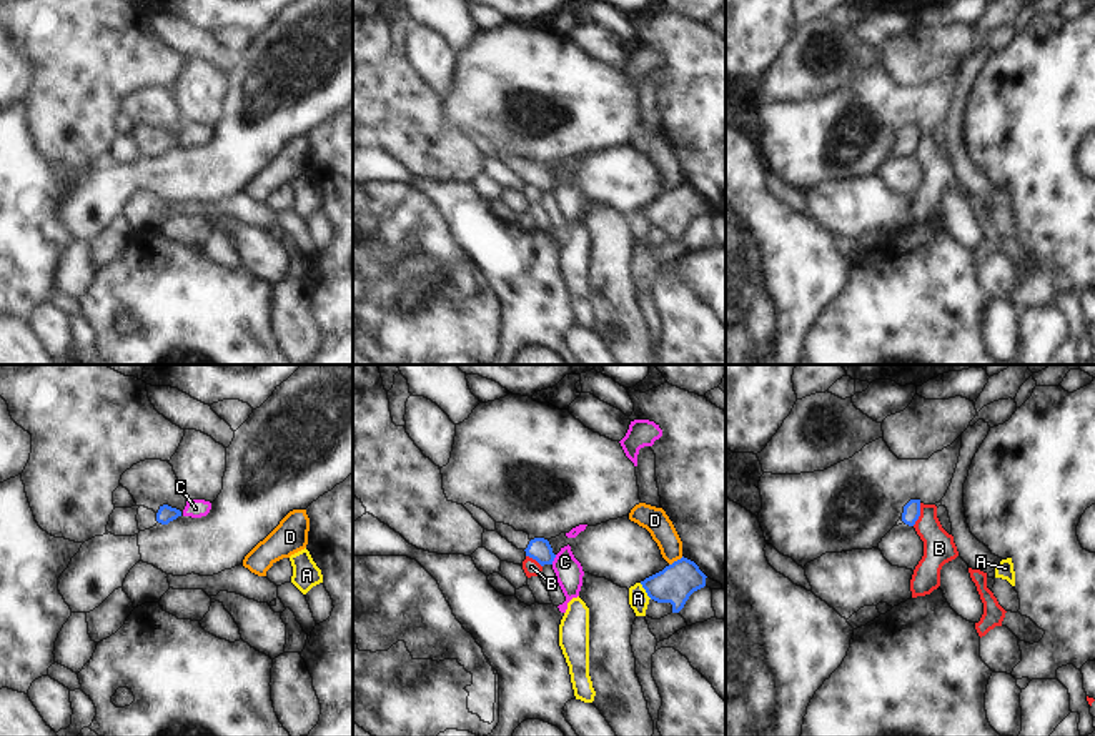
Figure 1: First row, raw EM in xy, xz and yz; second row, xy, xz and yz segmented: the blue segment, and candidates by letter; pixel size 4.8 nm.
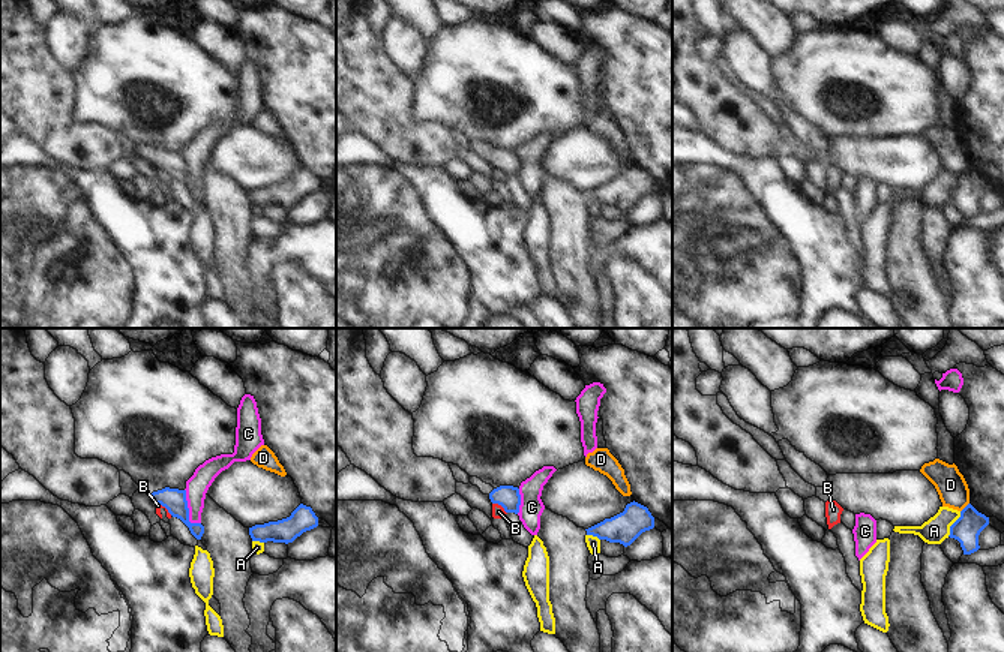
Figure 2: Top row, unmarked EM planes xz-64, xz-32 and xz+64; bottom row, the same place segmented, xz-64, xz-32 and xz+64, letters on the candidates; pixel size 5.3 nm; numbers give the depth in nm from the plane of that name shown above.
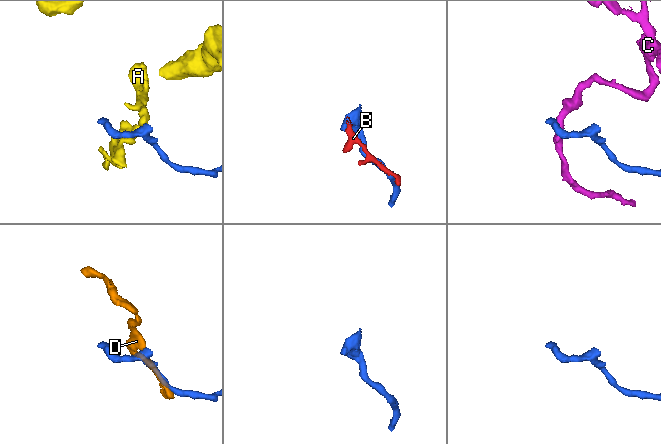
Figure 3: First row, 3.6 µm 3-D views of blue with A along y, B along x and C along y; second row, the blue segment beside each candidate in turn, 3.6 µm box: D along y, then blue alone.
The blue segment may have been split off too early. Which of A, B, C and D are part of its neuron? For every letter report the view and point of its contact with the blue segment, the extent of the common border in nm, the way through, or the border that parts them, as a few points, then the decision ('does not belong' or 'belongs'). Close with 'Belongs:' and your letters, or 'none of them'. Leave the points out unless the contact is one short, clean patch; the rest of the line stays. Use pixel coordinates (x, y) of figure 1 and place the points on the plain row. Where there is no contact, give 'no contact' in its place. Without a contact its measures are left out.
A: contact xz (646, 218); length 100 nm; does not belong
B: contact yz (919, 142); length 120 nm; border yz (921, 130), (921, 140), (912, 152); does not belong
C: contact xz (553, 187); length 50 nm; border xz (556, 182), (551, 190); does not belong
D: contact xz (678, 187); length 80 nm; border xz (683, 184), (669, 192); does not belong
Belongs: none of them

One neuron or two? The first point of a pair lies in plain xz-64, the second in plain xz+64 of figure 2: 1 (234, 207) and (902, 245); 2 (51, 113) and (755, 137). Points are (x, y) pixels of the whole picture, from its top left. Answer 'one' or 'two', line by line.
1: one
2: one

